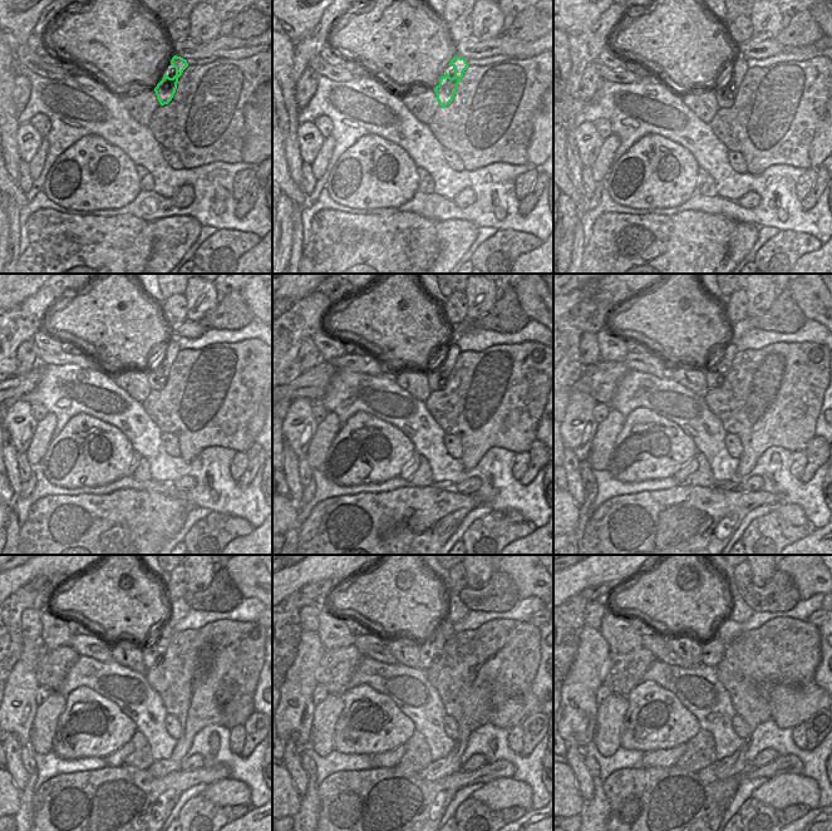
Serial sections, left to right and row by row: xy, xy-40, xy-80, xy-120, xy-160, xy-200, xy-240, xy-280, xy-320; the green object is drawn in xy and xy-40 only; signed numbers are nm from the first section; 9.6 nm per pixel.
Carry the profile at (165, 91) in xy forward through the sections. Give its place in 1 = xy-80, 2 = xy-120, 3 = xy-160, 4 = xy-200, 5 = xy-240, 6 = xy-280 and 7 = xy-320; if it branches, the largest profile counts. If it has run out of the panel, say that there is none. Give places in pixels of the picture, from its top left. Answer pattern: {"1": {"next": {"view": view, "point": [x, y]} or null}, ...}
{"1": {"next": {"view": "xy-80", "point": [725, 93]}}, "2": {"next": {"view": "xy-120", "point": [157, 375]}}, "3": {"next": {"view": "xy-160", "point": [437, 377]}}, "4": {"next": {"view": "xy-200", "point": [714, 377]}}, "5": {"next": {"view": "xy-240", "point": [152, 654]}}, "6": {"next": {"view": "xy-280", "point": [431, 650]}}, "7": {"next": {"view": "xy-320", "point": [712, 650]}}}

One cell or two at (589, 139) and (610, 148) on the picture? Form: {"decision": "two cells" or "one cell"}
{"decision": "two cells"}

